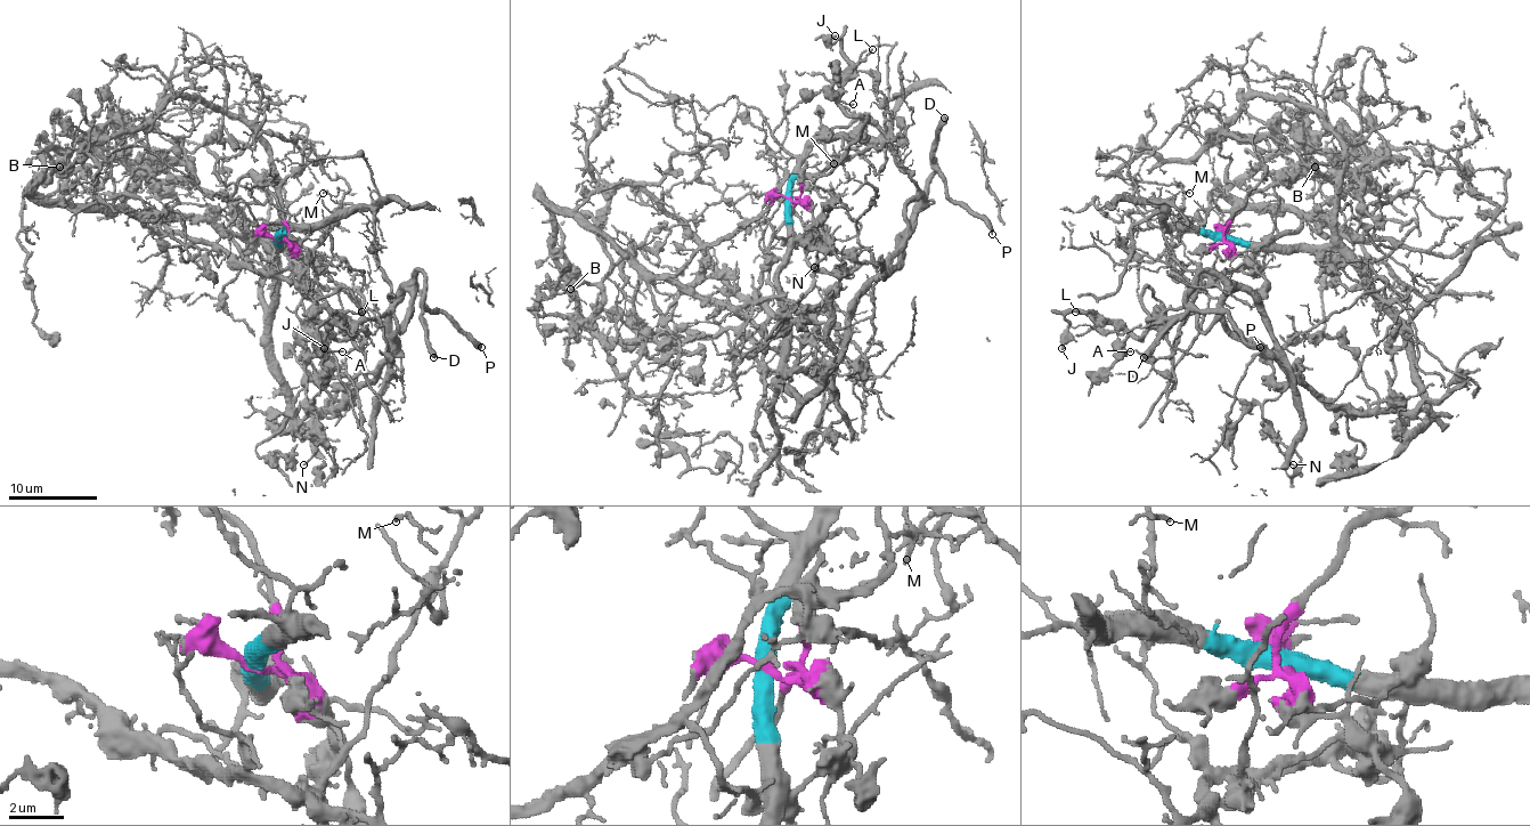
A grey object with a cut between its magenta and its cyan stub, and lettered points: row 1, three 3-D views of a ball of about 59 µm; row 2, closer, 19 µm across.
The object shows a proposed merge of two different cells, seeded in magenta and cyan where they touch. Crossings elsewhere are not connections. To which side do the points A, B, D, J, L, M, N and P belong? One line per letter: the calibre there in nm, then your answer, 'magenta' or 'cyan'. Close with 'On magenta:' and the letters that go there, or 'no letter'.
A: calibre 150 nm; cyan
B: calibre 110 nm; magenta
D: calibre 550 nm; cyan
J: calibre 300 nm; cyan
L: calibre 150 nm; cyan
M: calibre 140 nm; cyan
N: calibre 140 nm; cyan
P: calibre 320 nm; cyan
On magenta: B

